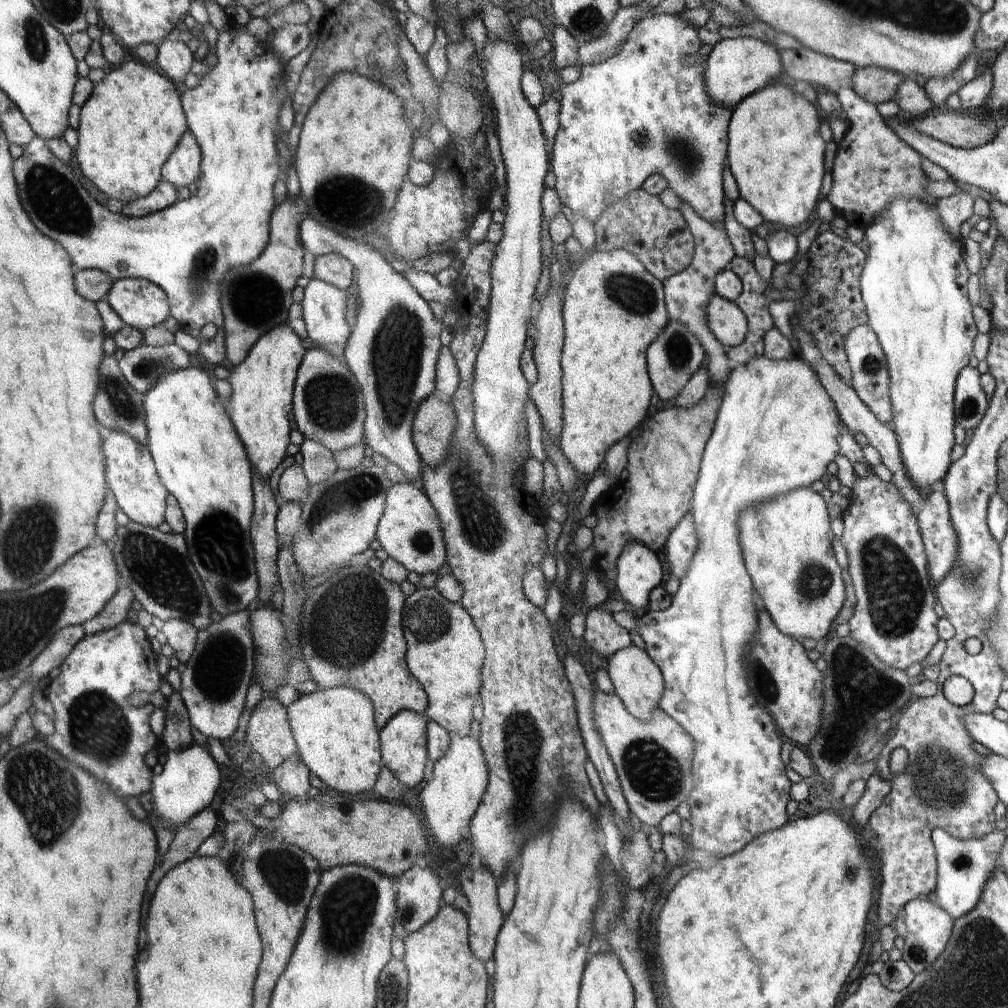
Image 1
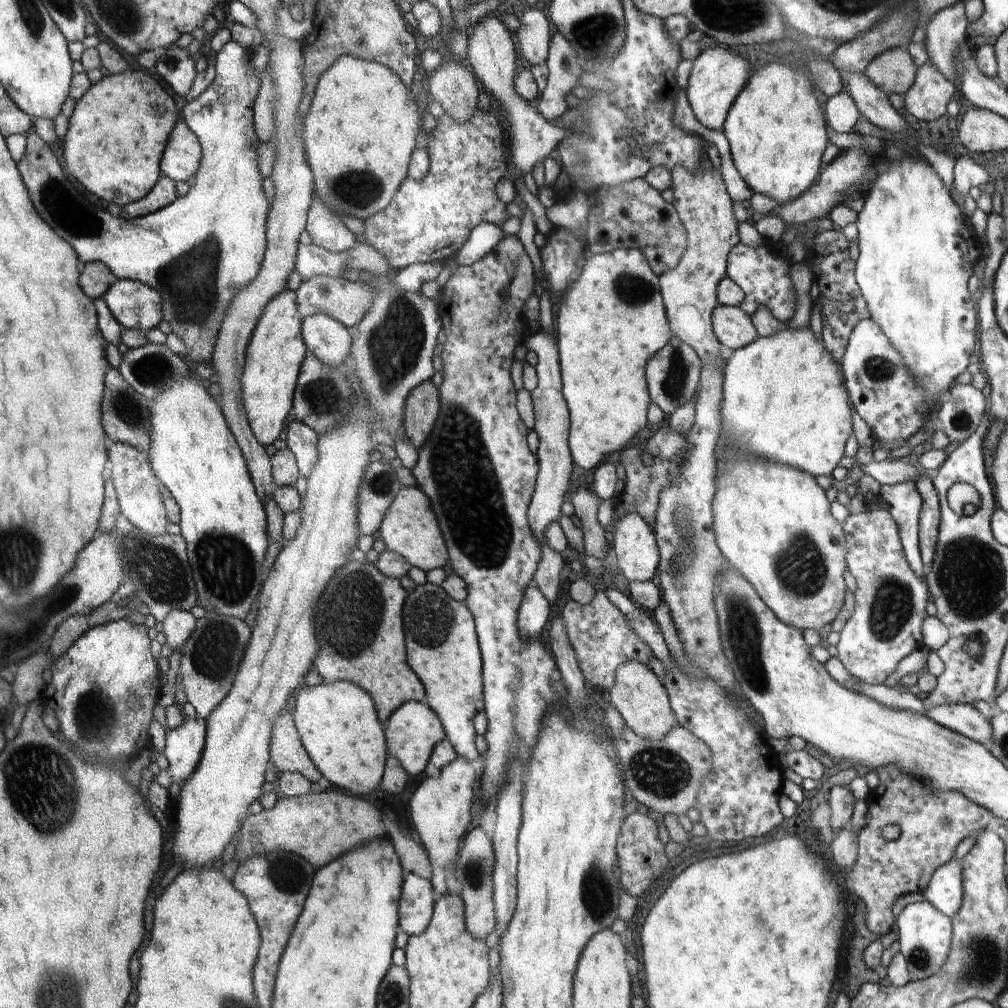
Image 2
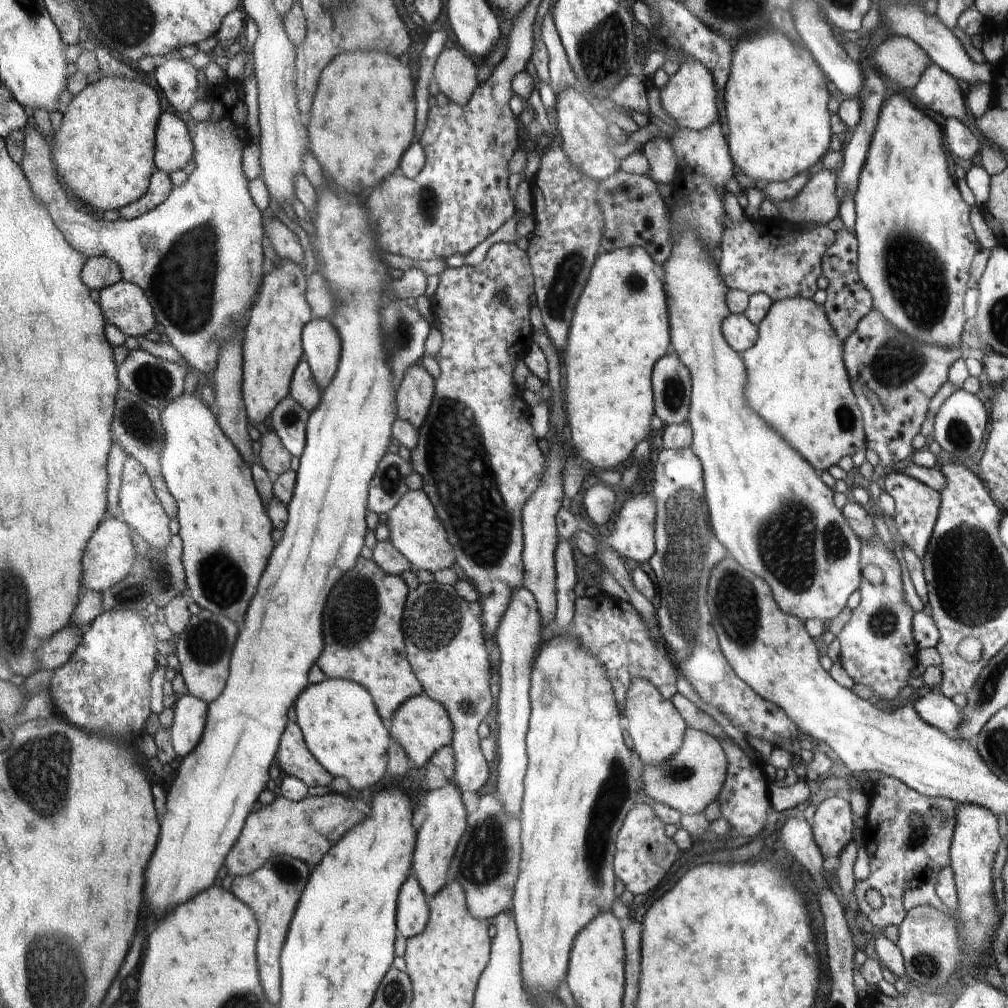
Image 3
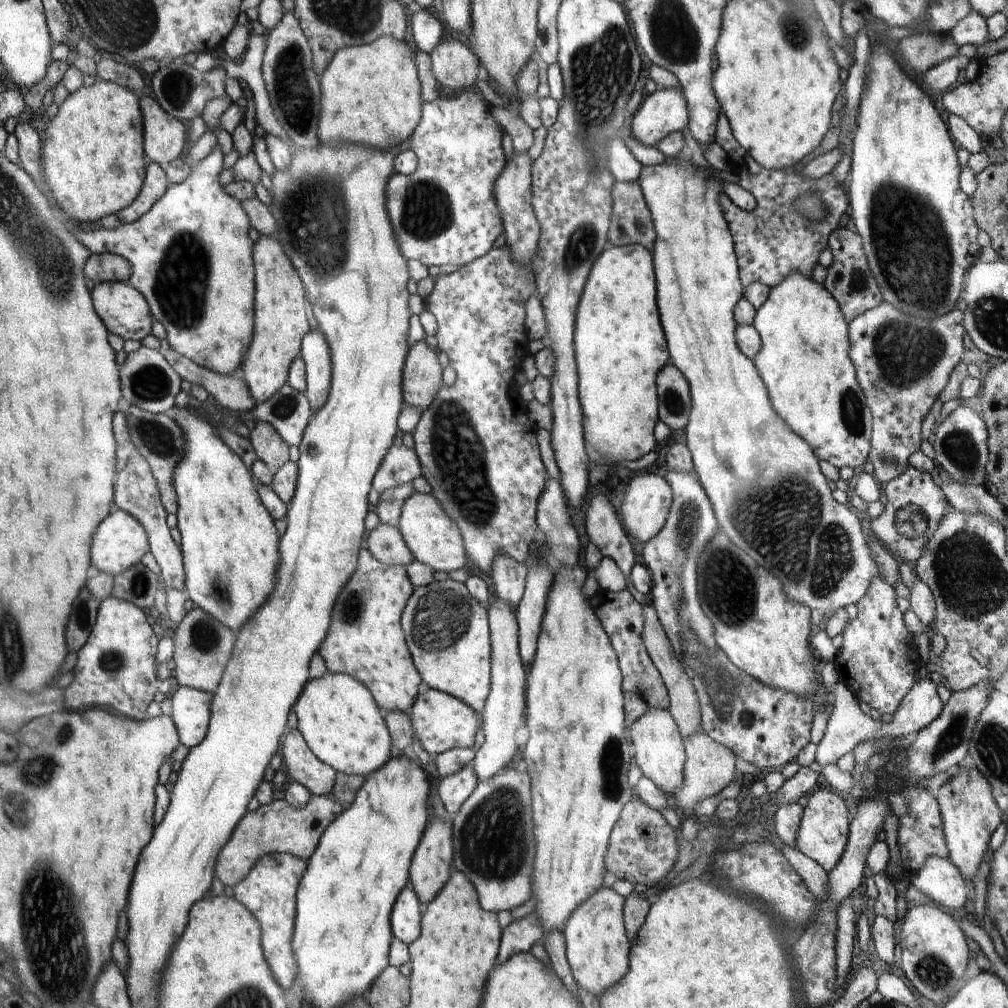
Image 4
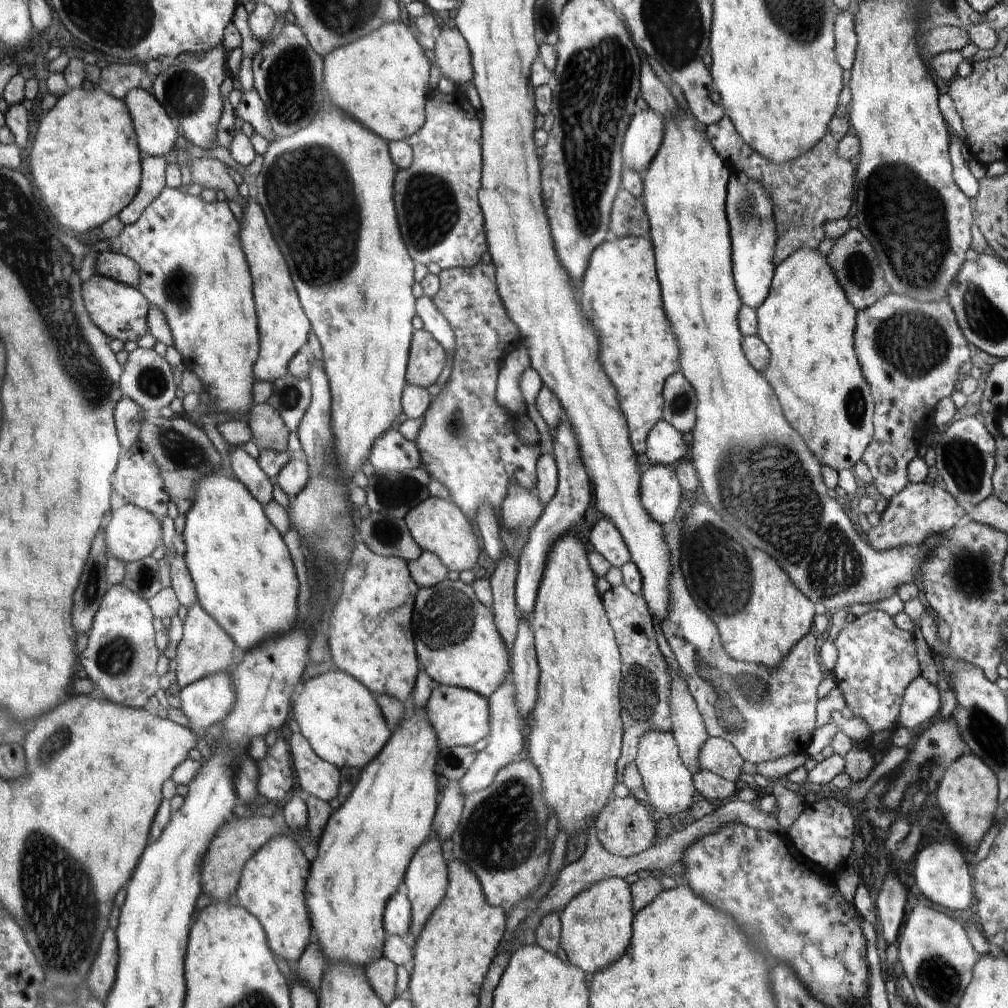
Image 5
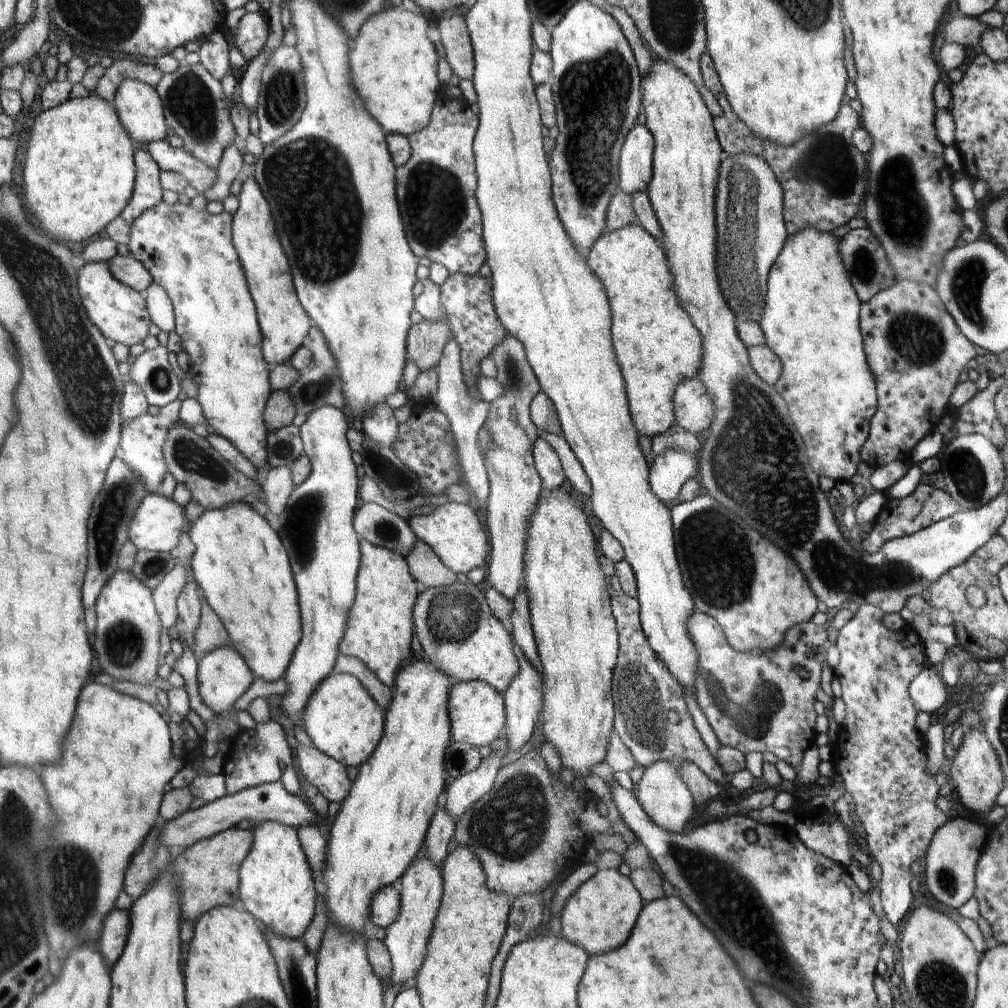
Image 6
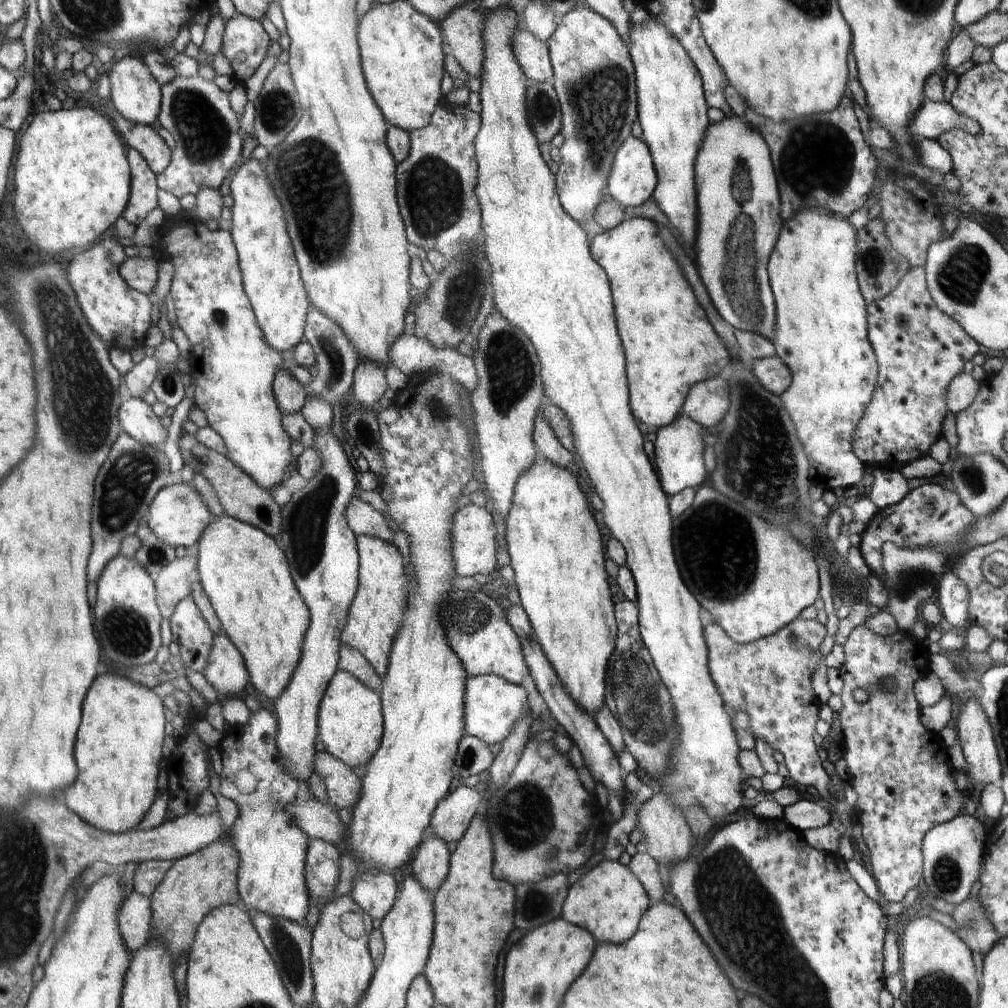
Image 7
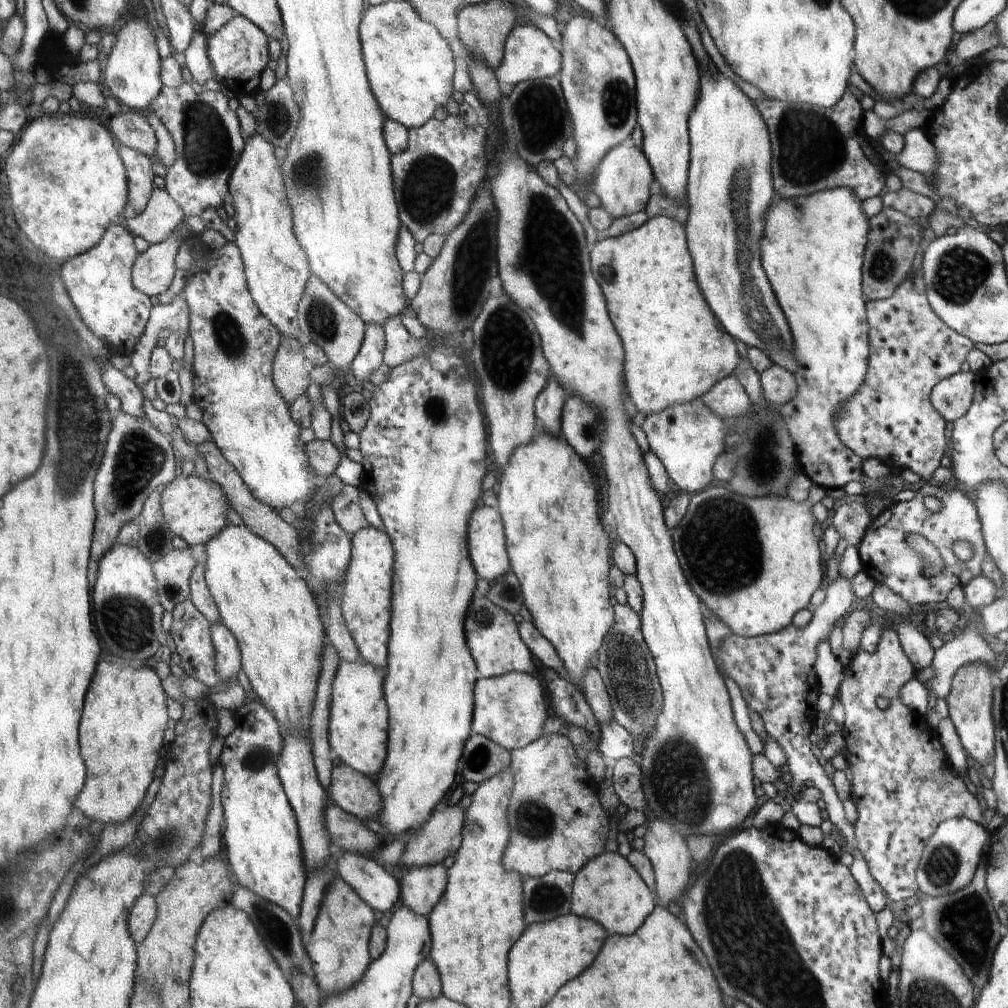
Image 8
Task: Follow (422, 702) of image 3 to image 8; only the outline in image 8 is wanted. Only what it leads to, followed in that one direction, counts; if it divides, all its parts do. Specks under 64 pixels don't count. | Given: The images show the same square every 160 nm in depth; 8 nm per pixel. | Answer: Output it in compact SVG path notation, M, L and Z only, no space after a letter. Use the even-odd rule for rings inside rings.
M511 672L499 677L482 677L476 686L476 710L473 729L505 749L521 749L544 737L548 704L534 675Z

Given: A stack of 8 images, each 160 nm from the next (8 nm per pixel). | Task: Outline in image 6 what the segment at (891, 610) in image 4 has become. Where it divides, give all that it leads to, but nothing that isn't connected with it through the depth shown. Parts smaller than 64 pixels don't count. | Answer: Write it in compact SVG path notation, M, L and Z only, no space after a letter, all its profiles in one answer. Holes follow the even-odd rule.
M871 604L859 605L858 610L853 617L839 630L837 636L836 646L839 650L839 663L835 669L833 669L834 676L840 681L841 684L841 698L846 704L846 715L844 721L839 726L840 732L837 735L835 742L831 746L832 756L831 763L834 766L835 774L840 778L843 783L843 787L847 792L850 792L854 800L854 814L859 818L866 831L866 841L863 843L865 850L869 853L869 856L875 858L880 865L882 876L878 882L880 890L880 898L883 906L883 910L888 917L888 920L892 923L892 926L898 926L898 922L904 918L904 914L908 912L910 904L912 904L912 890L910 890L910 864L914 860L918 860L920 856L924 857L926 854L926 846L933 840L933 836L936 834L938 828L946 824L946 814L940 812L936 808L936 798L938 798L938 784L936 784L936 776L928 772L928 758L924 754L924 738L918 734L915 718L916 707L913 700L909 695L909 684L915 676L918 676L926 664L926 656L924 656L924 641L920 640L916 634L906 634L906 631L912 631L912 629L905 629L901 627L900 630L894 631L886 628L884 625L885 612L877 606Z

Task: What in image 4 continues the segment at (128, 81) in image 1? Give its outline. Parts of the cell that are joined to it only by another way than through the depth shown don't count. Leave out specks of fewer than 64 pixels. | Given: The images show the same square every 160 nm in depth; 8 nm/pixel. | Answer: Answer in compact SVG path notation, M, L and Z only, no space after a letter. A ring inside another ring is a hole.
M100 78L90 86L82 85L66 97L54 117L46 119L42 140L45 178L50 192L73 222L90 223L111 214L116 215L138 196L148 160L144 158L144 118L140 98L133 90Z

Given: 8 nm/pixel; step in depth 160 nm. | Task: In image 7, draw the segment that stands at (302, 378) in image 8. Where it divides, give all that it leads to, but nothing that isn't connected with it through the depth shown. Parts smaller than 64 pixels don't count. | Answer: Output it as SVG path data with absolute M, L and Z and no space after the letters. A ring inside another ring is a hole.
M282 368L273 383L273 393L282 414L292 414L301 410L308 400L307 388L286 368Z

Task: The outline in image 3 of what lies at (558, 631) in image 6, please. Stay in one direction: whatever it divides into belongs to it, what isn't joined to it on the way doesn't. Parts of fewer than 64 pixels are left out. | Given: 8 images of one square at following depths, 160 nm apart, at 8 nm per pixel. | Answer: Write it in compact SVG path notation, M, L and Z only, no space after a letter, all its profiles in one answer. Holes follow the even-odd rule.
M569 634L552 636L540 652L536 655L532 668L530 686L531 714L529 718L529 730L526 738L526 751L528 764L526 778L524 778L524 800L522 800L522 858L520 865L520 878L517 880L511 912L516 922L517 933L520 934L521 942L521 972L524 977L526 988L530 996L536 998L540 992L548 992L552 998L557 996L558 986L566 982L568 974L568 962L570 962L570 950L577 940L578 932L588 926L588 922L596 920L604 910L612 908L614 896L614 870L612 870L612 858L614 858L614 838L620 834L624 826L624 818L636 802L636 780L632 778L632 764L630 764L630 752L624 746L624 732L620 728L620 712L616 708L616 700L610 686L609 676L602 662L594 656L590 650L580 646L576 637Z

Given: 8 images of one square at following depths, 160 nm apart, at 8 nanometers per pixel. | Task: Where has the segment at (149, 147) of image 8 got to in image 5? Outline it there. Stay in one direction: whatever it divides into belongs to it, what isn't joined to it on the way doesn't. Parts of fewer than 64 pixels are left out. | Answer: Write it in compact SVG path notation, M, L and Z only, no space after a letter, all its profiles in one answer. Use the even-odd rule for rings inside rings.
M202 157L194 159L189 166L191 180L196 184L201 184L204 189L211 188L214 192L222 190L235 210L240 211L245 207L247 200L238 195L238 185L230 177L227 167L215 158Z

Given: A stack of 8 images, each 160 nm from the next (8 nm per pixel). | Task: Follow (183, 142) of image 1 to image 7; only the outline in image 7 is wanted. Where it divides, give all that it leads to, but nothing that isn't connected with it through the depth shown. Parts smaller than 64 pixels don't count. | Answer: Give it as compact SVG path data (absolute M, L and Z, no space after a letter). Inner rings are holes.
M123 57L108 67L111 99L115 109L126 119L141 125L150 125L160 114L160 82L142 58Z

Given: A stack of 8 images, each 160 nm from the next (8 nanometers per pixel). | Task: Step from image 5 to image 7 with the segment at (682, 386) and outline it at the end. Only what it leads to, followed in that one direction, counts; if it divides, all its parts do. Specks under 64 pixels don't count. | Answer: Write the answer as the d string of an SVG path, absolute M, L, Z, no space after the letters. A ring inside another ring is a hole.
M722 377L696 383L685 400L681 415L688 415L703 427L720 424L730 406L729 386Z

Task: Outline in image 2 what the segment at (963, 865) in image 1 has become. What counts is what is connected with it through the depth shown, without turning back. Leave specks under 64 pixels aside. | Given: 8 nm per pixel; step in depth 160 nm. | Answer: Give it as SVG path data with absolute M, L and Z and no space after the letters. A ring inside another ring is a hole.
M961 860L943 864L933 872L932 882L923 892L926 901L950 918L961 910L965 898Z

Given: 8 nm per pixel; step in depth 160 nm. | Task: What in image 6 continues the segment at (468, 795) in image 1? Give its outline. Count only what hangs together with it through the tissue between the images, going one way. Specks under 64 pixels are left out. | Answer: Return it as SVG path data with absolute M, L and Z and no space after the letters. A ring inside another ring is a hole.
M429 858L414 860L414 868L410 868L410 872L402 876L400 884L402 884L400 914L392 925L385 928L386 936L383 940L392 960L392 976L387 980L384 990L392 986L404 988L408 980L416 978L418 971L424 966L429 940L432 938L437 912L441 906L440 898L443 898L444 892L444 878L440 868L436 868Z

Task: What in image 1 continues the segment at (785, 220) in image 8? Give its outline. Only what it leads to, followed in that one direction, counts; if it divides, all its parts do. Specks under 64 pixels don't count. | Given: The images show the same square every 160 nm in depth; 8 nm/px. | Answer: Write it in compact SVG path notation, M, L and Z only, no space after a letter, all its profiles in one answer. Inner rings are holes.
M758 355L757 358L750 359L748 363L737 363L733 365L728 380L724 383L724 395L721 396L721 408L717 412L716 424L713 432L705 444L705 452L701 458L697 484L693 490L691 510L694 520L697 523L697 535L700 537L700 547L694 555L693 563L690 565L686 576L680 580L680 585L676 595L673 596L670 606L663 611L645 610L639 613L640 636L646 644L645 651L658 664L665 679L665 692L662 695L659 707L664 712L670 712L674 720L682 725L687 733L694 739L696 754L693 756L693 790L690 791L689 798L685 801L690 806L691 816L689 821L692 824L692 834L687 838L694 844L698 855L714 855L718 858L726 856L741 848L744 848L755 836L764 835L773 830L782 828L788 822L786 814L786 804L790 800L790 786L792 782L784 774L784 762L780 760L780 748L782 740L780 734L776 732L776 721L764 708L758 706L756 699L749 693L746 686L744 669L741 665L742 647L756 630L757 625L757 606L754 602L754 588L752 578L747 571L743 556L743 548L740 542L740 518L750 507L757 506L758 503L765 502L767 498L776 495L785 495L786 491L792 491L798 487L810 487L812 482L822 478L826 472L826 466L834 460L840 452L841 424L836 401L829 395L829 391L821 383L817 372L802 358L794 356L785 359L773 359L765 355Z

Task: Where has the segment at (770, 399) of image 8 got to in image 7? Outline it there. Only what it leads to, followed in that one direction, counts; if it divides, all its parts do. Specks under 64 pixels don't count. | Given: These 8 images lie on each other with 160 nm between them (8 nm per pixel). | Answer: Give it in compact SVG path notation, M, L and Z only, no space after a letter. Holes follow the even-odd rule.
M778 355L748 362L753 373L771 393L780 396L792 383L792 370Z

